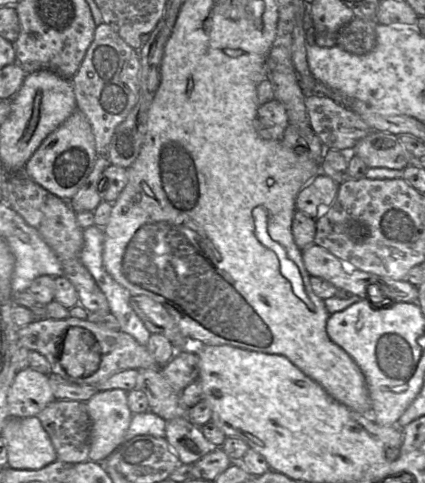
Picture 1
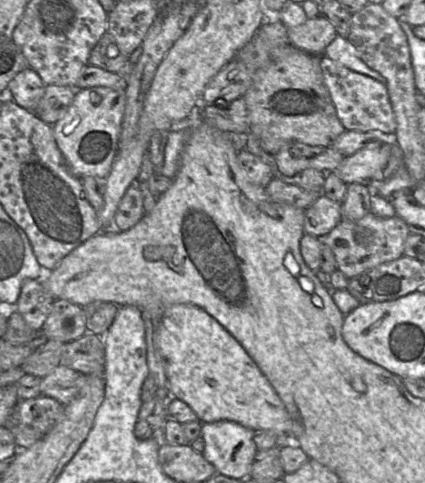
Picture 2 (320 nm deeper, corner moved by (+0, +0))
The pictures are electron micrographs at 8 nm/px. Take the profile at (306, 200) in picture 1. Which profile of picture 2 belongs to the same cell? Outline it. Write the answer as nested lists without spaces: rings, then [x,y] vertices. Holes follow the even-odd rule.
[[[321,194],[306,209],[304,219],[305,233],[317,238],[324,238],[342,220],[341,203],[325,194]]]

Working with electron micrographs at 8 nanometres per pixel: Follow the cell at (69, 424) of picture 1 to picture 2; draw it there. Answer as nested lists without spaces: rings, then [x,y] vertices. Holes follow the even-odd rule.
[[[40,395],[19,400],[4,427],[11,432],[17,450],[27,449],[49,433],[61,421],[63,414],[64,405]]]

